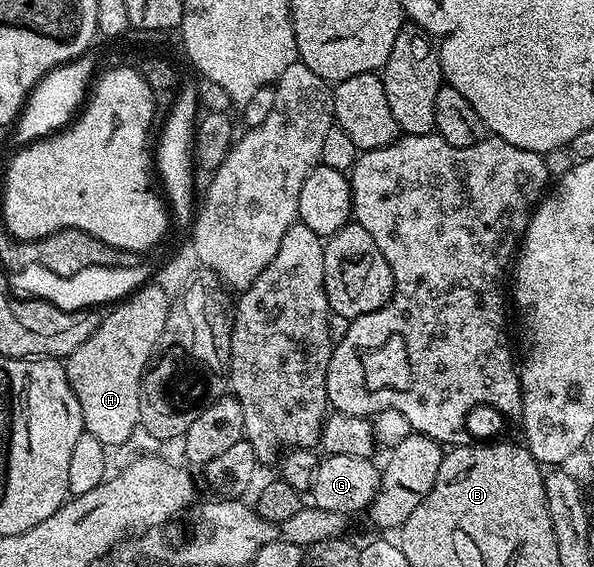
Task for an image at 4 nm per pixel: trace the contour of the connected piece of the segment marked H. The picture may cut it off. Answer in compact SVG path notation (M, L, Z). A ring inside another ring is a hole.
M159 284L143 285L131 297L113 304L101 316L98 331L63 362L82 411L84 432L94 435L105 447L130 440L140 425L140 383L156 351L162 327L166 327L169 308L170 297Z

